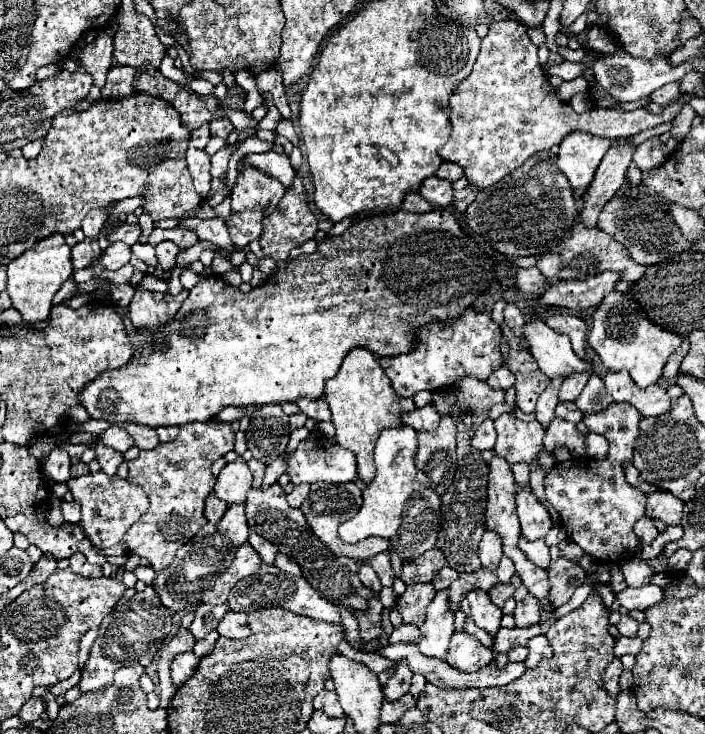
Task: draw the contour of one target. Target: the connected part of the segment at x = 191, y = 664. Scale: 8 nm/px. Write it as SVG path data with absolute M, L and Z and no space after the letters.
M184 653L178 655L172 665L170 665L170 673L172 673L172 681L176 687L180 687L184 681L188 681L188 677L192 677L192 673L198 667L198 657L194 653Z

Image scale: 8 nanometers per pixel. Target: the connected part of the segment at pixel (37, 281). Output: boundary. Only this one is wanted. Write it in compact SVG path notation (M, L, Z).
M48 235L28 251L24 251L20 257L12 259L8 265L8 295L12 299L14 309L20 311L22 319L28 325L40 323L48 317L52 299L60 285L72 275L72 263L70 263L70 247L64 241L64 235Z

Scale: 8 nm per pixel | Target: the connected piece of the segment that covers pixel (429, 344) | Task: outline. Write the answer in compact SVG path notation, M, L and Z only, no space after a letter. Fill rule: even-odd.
M470 307L470 311L464 311L464 315L460 315L460 319L448 327L424 327L424 331L420 331L420 343L416 343L410 353L382 357L380 365L400 397L412 397L424 389L450 389L462 377L476 377L486 381L488 375L502 365L498 351L500 337L502 329L490 319L490 313Z

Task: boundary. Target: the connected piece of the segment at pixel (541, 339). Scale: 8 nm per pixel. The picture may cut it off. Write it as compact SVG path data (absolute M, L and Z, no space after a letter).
M544 321L526 323L524 337L532 357L538 361L538 367L546 377L566 379L572 373L592 373L592 365L572 351L568 337L548 329Z

